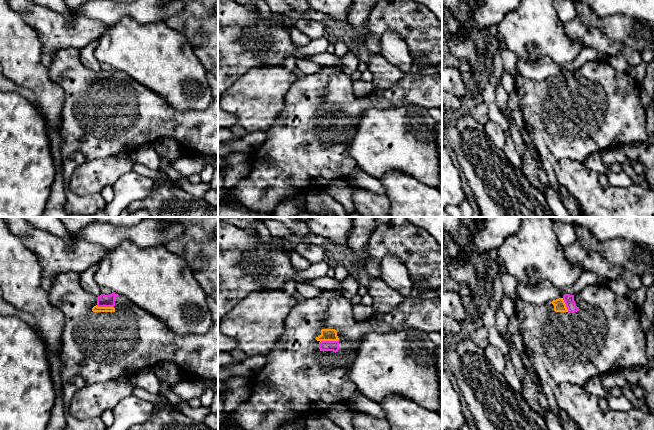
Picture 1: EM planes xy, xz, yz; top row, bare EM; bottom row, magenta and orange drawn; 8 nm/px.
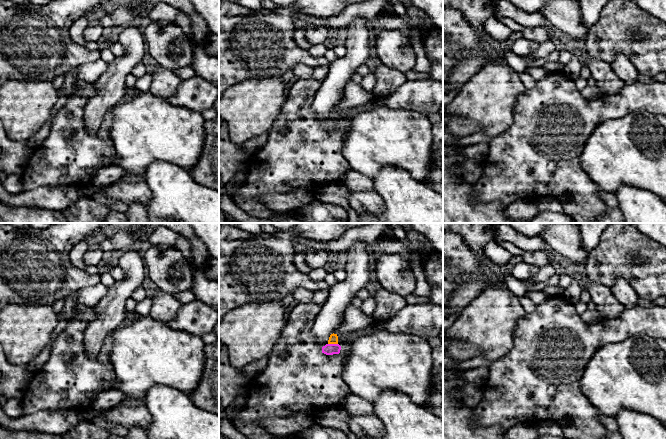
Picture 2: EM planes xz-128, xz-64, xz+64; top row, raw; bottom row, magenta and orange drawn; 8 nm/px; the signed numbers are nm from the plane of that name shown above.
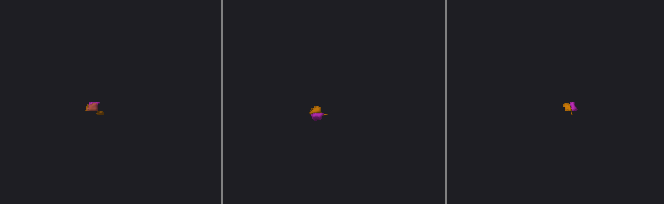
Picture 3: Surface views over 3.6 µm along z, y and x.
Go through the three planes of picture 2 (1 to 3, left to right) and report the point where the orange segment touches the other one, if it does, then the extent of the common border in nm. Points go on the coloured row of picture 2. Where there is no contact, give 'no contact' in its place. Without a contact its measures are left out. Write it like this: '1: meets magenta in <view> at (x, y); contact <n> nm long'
1: no contact
2: meets magenta in xz-64 at (333, 344); contact 80 nm long
3: no contact

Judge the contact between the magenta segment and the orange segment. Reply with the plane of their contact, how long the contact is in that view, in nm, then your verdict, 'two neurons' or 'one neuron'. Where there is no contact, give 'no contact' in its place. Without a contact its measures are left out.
xz | 150 nm | one neuron

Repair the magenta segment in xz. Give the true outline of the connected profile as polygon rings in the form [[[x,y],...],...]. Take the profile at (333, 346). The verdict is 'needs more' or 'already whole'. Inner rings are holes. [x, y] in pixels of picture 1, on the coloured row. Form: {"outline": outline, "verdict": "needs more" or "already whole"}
{"outline": [[[322,290],[317,297],[297,302],[288,314],[284,331],[274,348],[266,356],[266,363],[251,379],[250,397],[233,411],[232,417],[243,430],[277,430],[295,414],[306,412],[316,415],[334,407],[345,408],[357,393],[355,384],[348,378],[348,369],[356,356],[361,340],[368,333],[389,333],[405,329],[418,329],[426,333],[442,331],[442,300],[409,296],[389,313],[374,313],[365,321],[357,321],[353,305],[345,295]]], "verdict": "needs more"}

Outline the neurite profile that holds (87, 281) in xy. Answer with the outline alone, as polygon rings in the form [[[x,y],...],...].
[[[93,266],[80,274],[81,287],[89,294],[98,297],[101,295],[101,287],[96,283],[94,277],[97,267]]]

